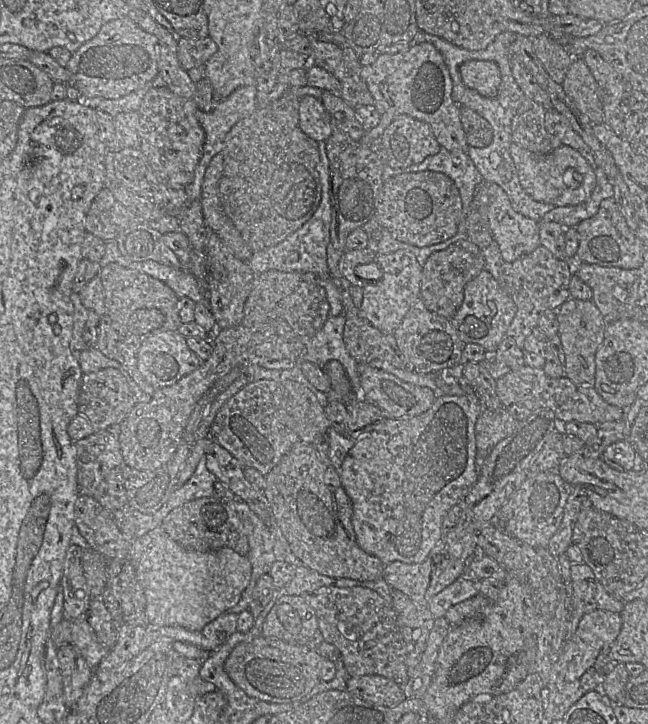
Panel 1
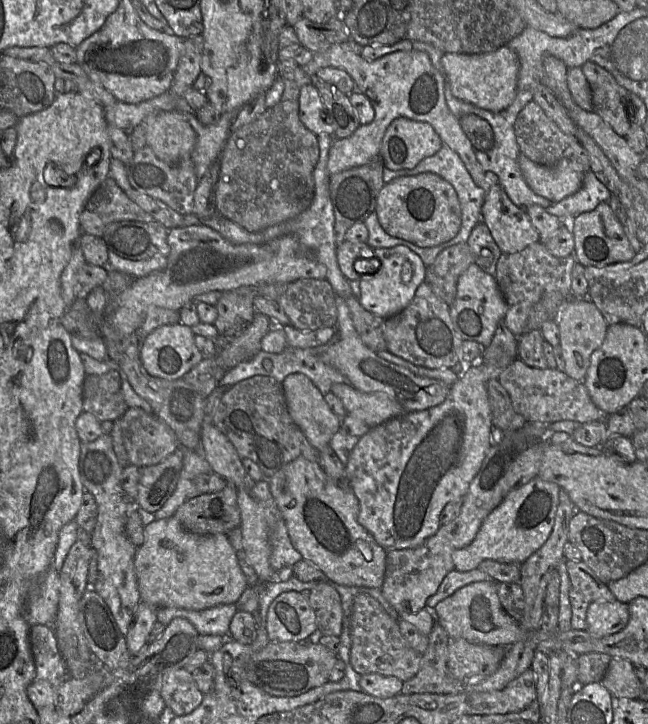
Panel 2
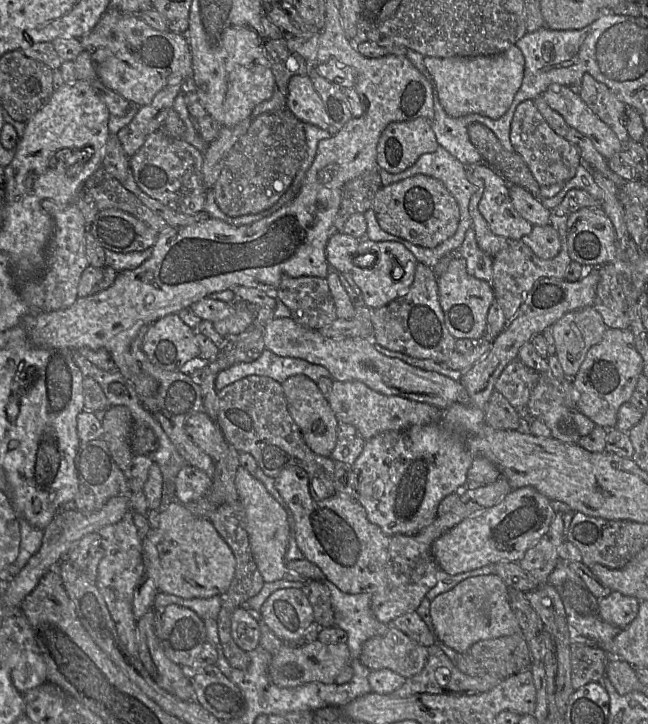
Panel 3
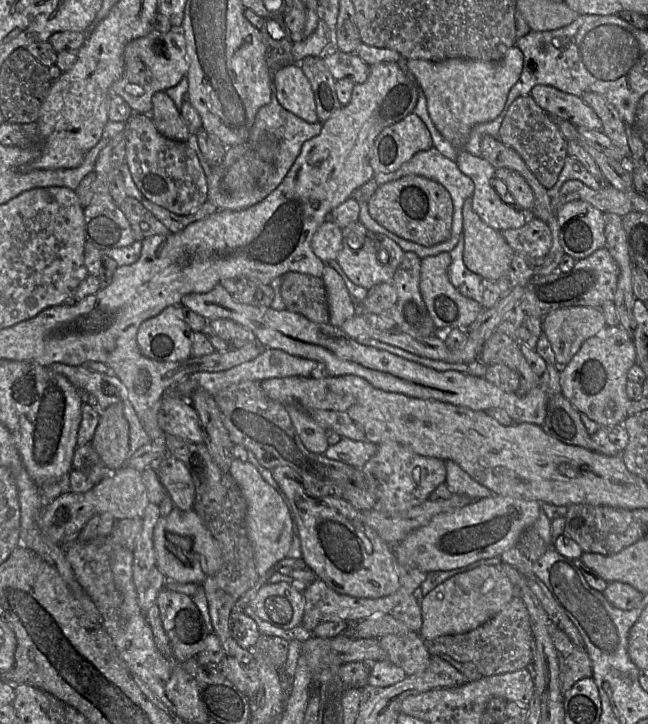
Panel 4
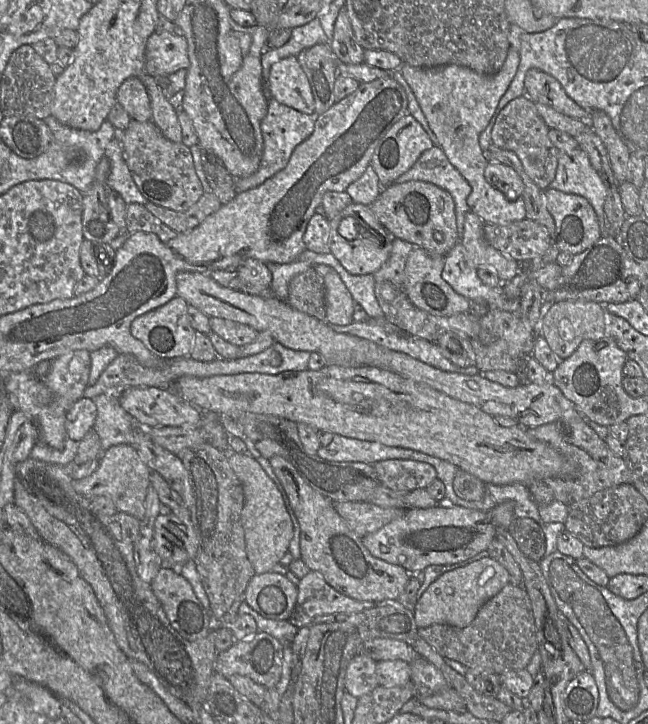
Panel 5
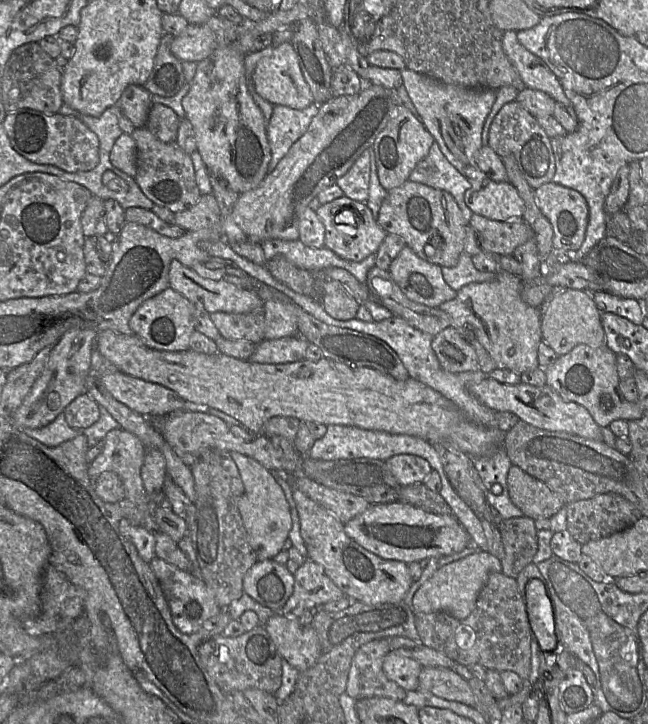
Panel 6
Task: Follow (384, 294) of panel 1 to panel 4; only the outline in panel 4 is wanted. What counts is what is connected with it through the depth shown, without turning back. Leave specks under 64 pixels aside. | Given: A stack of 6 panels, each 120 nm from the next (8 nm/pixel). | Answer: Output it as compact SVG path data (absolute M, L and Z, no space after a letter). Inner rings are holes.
M362 223L351 224L346 227L343 230L343 236L343 247L336 261L353 283L370 289L377 284L388 282L393 278L396 269L405 255L405 251L396 242L384 234L368 230ZM353 241L360 241L363 244L361 249L350 247Z

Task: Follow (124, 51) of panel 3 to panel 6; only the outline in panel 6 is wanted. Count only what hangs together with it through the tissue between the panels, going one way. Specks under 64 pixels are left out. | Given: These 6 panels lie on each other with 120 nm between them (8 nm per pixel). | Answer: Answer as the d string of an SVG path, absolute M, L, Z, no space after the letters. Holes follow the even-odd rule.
M188 24L187 28L172 39L172 54L182 62L200 62L217 48L213 31L206 25ZM131 84L122 93L118 105L135 128L146 125L152 106L152 94L144 86Z

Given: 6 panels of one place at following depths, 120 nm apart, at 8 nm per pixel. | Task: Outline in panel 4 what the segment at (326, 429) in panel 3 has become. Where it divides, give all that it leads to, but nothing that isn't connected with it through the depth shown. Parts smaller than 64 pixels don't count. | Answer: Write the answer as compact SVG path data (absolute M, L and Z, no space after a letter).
M286 406L302 443L311 452L323 454L329 447L327 431L297 406Z

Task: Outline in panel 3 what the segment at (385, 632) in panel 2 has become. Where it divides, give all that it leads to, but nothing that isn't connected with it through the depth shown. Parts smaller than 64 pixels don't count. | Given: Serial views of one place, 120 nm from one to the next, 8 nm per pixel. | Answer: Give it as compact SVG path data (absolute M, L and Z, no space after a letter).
M389 625L385 635L372 637L361 648L359 660L369 670L390 669L410 678L425 667L428 648Z

